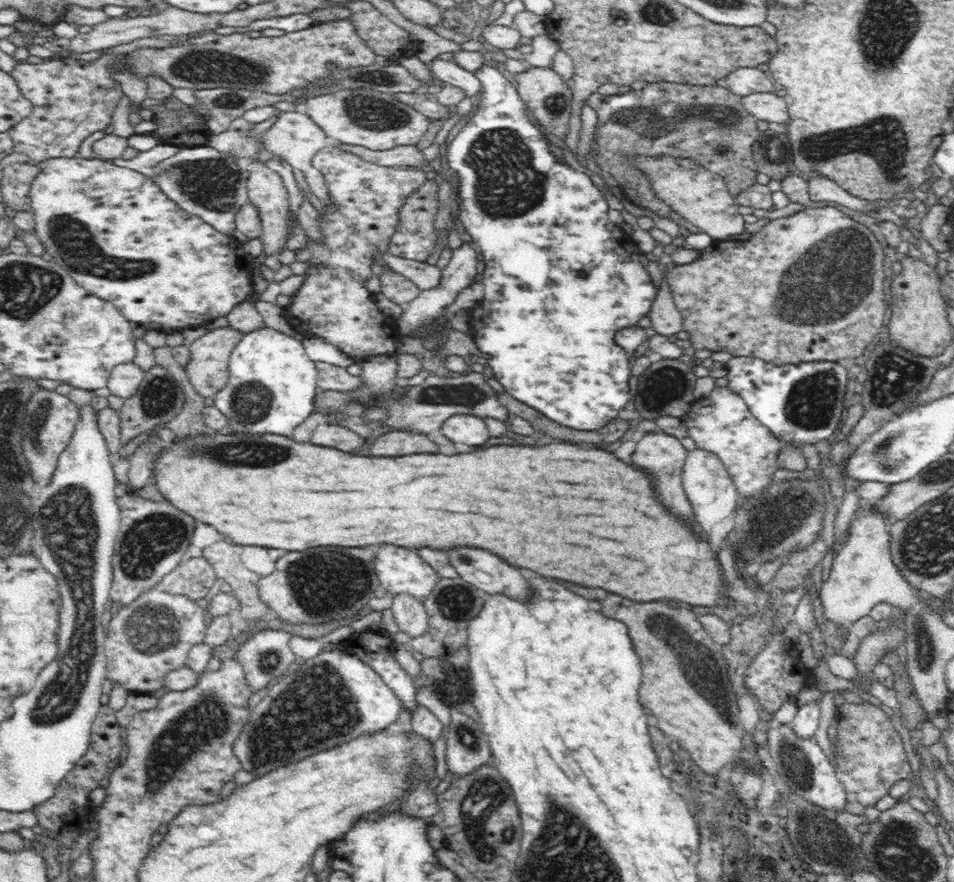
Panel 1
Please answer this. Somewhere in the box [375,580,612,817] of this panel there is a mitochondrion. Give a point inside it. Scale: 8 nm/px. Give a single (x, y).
(454, 603)

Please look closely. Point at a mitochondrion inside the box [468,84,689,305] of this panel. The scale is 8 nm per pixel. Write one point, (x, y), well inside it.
(553, 107)

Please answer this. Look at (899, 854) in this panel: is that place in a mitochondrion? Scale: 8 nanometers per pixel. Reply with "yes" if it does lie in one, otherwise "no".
yes

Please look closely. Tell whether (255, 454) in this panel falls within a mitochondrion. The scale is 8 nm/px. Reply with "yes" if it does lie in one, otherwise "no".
yes

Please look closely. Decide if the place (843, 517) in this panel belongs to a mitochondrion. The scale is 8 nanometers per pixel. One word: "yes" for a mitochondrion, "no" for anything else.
no

